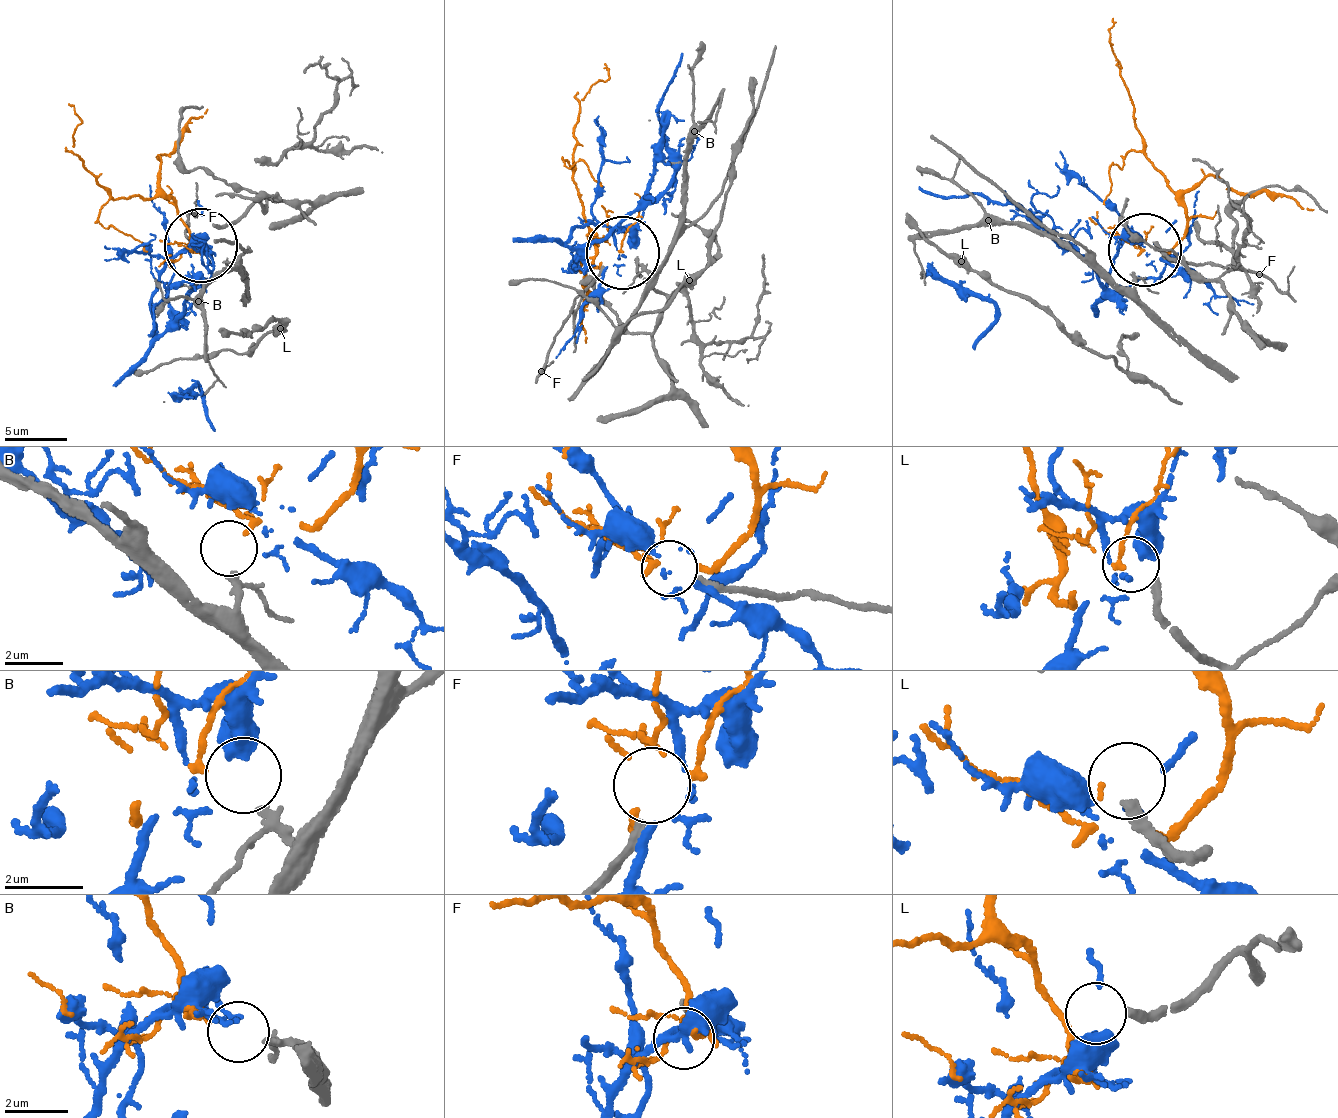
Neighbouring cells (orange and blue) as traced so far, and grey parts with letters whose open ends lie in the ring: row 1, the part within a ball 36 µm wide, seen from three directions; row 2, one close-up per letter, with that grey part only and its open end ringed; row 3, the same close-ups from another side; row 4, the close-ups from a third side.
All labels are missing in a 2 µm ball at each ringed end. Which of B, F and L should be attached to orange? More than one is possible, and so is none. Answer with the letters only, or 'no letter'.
B

